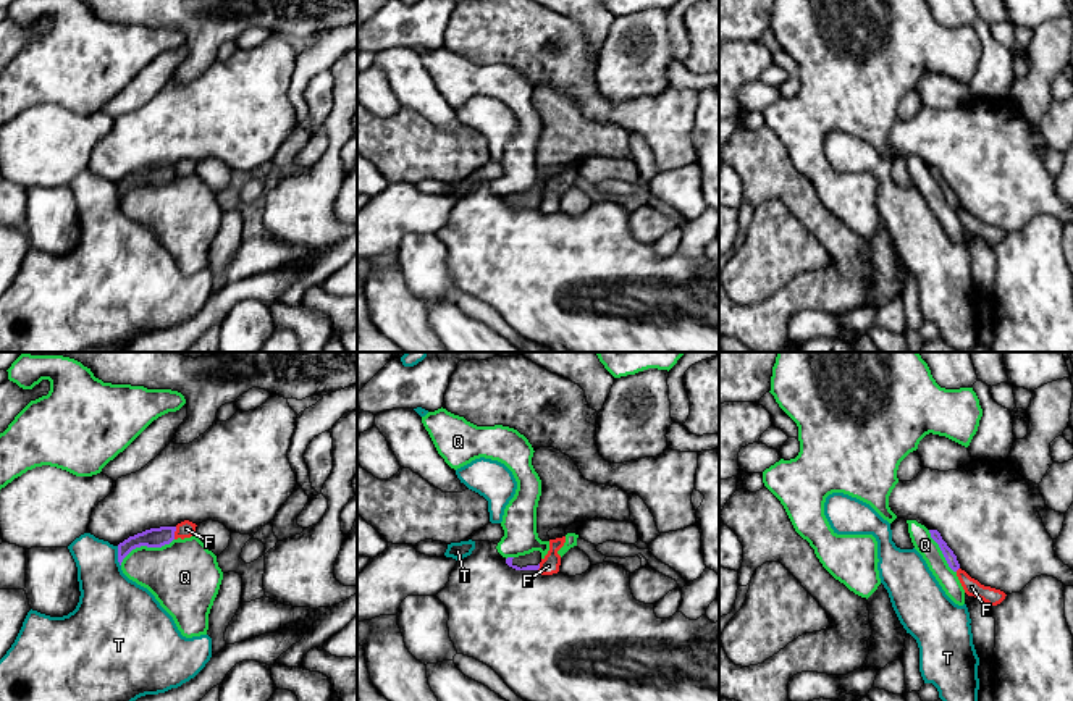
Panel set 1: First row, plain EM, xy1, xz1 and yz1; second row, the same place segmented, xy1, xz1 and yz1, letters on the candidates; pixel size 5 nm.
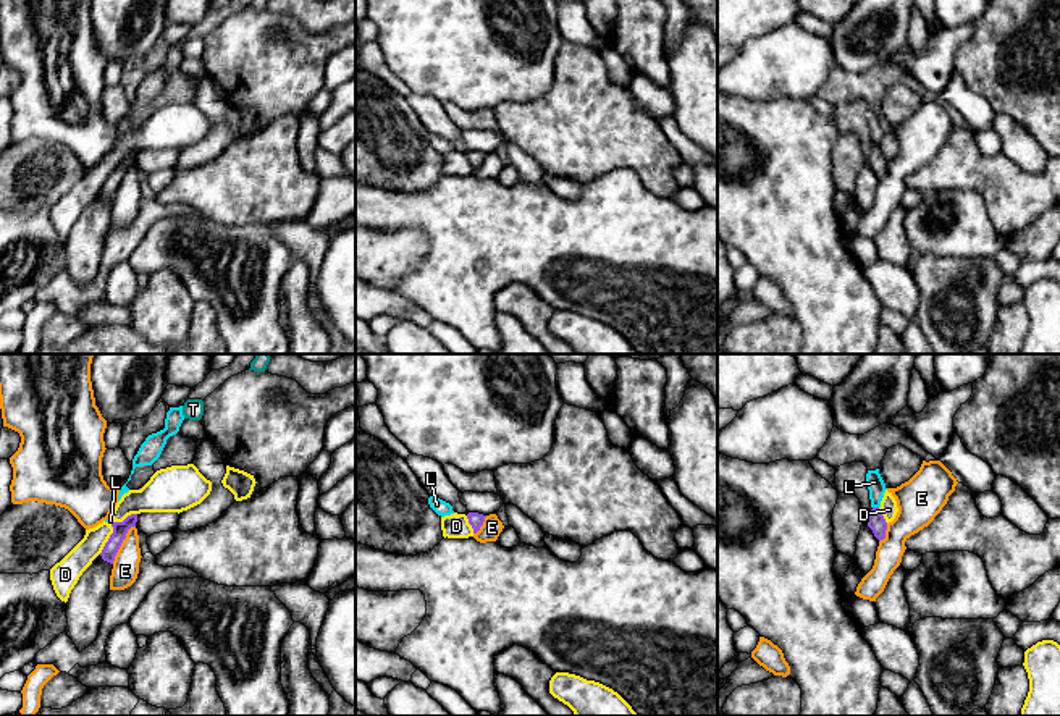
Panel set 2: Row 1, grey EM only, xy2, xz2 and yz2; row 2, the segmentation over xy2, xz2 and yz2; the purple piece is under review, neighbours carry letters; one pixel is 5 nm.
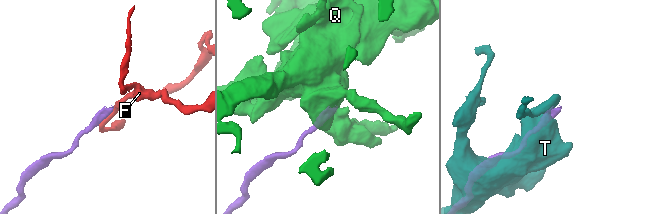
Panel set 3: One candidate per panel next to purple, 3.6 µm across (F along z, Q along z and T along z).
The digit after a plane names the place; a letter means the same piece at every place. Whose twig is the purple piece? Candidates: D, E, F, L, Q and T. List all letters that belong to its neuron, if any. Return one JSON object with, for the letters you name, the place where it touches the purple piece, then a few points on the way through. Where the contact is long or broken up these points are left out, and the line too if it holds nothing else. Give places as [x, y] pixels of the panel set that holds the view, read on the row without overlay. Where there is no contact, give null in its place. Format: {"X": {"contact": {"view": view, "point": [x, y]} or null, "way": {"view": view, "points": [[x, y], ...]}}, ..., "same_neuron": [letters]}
{"same_neuron": []}

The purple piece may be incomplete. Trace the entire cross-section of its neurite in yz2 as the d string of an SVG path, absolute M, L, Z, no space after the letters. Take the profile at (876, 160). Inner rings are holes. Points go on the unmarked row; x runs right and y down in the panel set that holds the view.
M879 145L871 147L868 154L868 165L879 179L885 176L887 160Z

